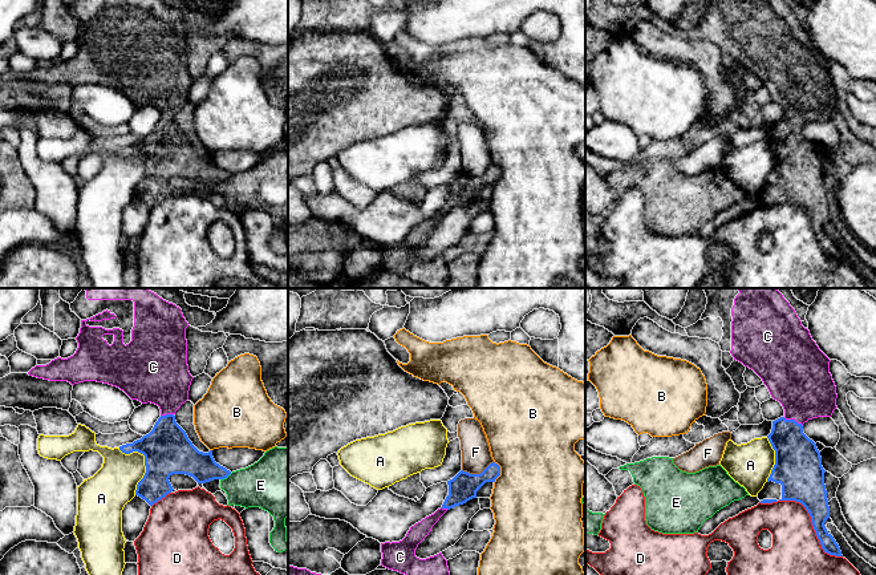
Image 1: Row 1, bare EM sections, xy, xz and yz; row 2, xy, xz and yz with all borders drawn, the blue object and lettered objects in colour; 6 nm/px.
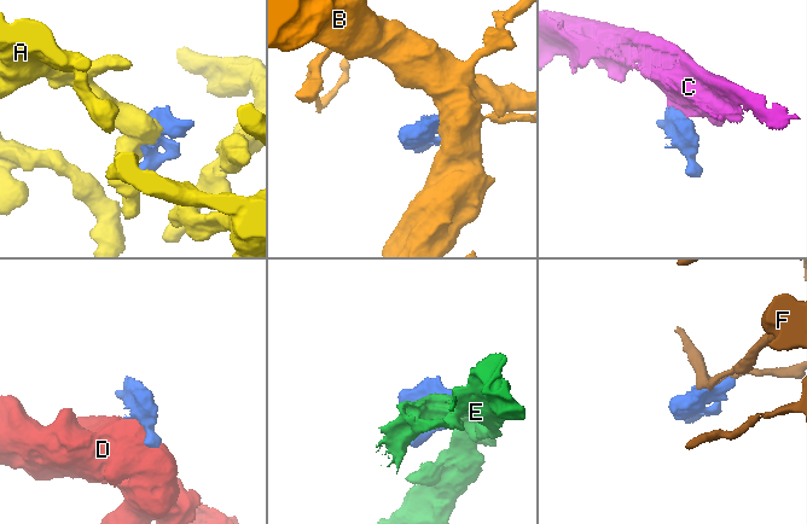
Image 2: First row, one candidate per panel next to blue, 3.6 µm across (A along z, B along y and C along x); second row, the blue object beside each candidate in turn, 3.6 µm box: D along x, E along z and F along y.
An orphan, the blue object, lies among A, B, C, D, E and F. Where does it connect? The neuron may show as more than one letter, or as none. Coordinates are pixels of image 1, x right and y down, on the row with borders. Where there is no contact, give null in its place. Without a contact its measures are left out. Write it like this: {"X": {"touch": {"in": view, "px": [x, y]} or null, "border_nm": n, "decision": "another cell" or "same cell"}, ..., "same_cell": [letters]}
{"A": {"touch": {"in": "xy", "px": [145, 462]}, "border_nm": 300, "decision": "another cell"}, "B": {"touch": {"in": "xz", "px": [499, 472]}, "border_nm": 140, "decision": "another cell"}, "C": {"touch": {"in": "yz", "px": [793, 420]}, "border_nm": 130, "decision": "same cell"}, "D": {"touch": {"in": "yz", "px": [810, 515]}, "border_nm": 600, "decision": "another cell"}, "E": {"touch": {"in": "xy", "px": [226, 477]}, "border_nm": 80, "decision": "another cell"}, "F": {"touch": {"in": "xz", "px": [477, 474]}, "border_nm": 200, "decision": "another cell"}, "same_cell": ["C"]}

